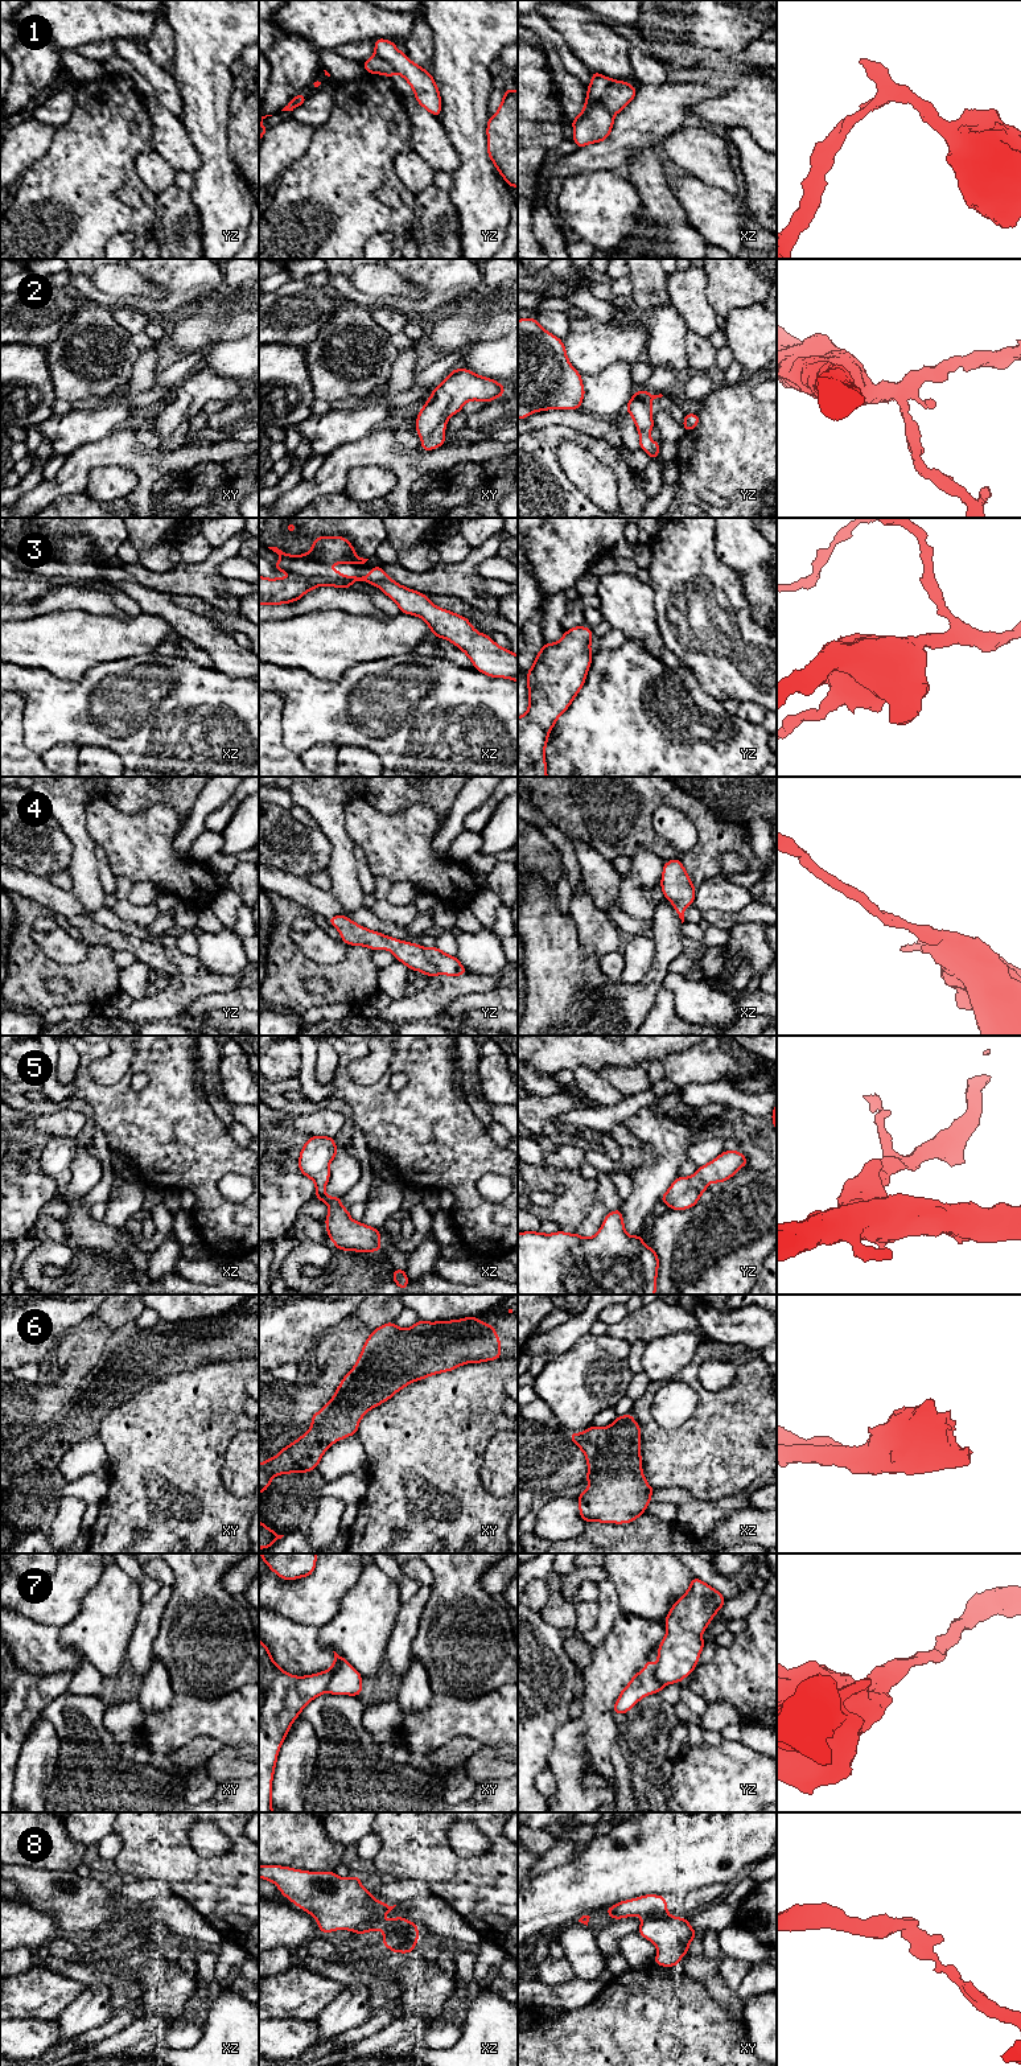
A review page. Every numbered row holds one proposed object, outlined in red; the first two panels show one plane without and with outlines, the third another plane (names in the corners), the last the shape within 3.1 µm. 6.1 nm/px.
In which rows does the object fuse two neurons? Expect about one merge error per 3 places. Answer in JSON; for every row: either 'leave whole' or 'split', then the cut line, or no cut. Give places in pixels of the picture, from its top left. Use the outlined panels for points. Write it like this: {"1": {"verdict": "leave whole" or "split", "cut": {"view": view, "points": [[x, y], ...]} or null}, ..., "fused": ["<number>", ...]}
{"1": {"verdict": "split", "cut": {"view": "xz", "points": [[613, 114], [595, 102], [572, 124]]}}, "2": {"verdict": "leave whole", "cut": null}, "3": {"verdict": "leave whole", "cut": null}, "4": {"verdict": "leave whole", "cut": null}, "5": {"verdict": "leave whole", "cut": null}, "6": {"verdict": "leave whole", "cut": null}, "7": {"verdict": "split", "cut": {"view": "xy", "points": [[330, 1669], [330, 1680], [325, 1691]]}}, "8": {"verdict": "split", "cut": {"view": "xz", "points": [[407, 1921], [385, 1934]]}}, "fused": ["1", "7", "8"]}

